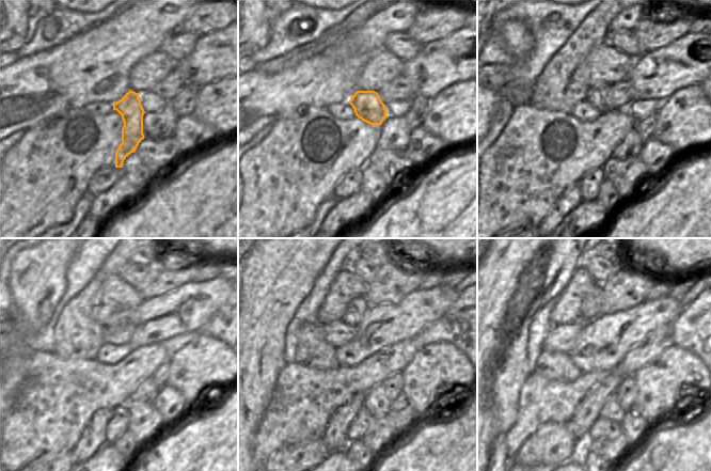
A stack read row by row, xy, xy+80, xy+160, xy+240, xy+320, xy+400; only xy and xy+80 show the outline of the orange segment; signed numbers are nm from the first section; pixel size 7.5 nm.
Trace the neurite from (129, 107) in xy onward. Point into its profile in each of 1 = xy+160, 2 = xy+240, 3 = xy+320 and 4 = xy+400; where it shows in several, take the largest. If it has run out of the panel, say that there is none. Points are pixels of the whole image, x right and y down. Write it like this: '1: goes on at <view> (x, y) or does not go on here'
1: goes on at xy+160 (596, 96)
2: goes on at xy+240 (122, 317)
3: goes on at xy+320 (357, 308)
4: goes on at xy+400 (591, 305)

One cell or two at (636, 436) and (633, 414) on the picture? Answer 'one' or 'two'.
one

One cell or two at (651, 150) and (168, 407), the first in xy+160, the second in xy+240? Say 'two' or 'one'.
one

